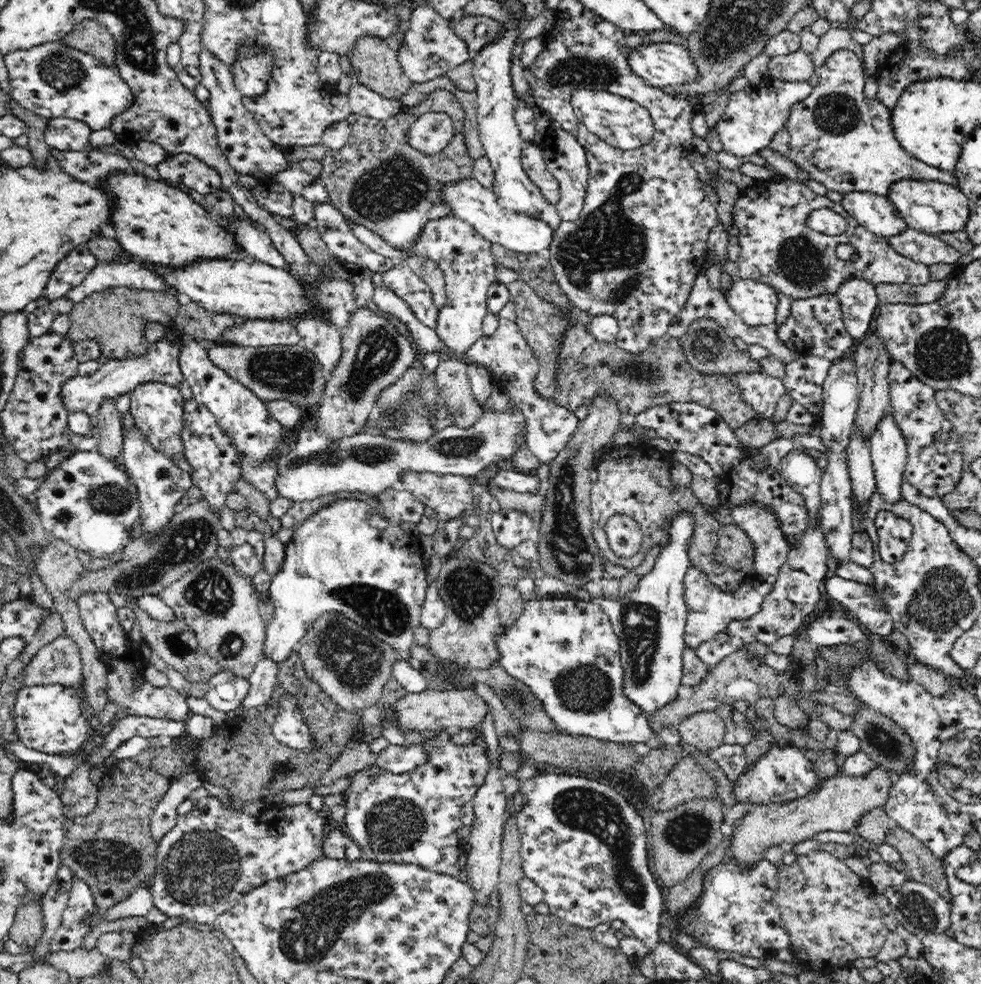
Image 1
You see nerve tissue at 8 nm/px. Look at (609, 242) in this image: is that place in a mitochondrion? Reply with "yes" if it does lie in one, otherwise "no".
yes

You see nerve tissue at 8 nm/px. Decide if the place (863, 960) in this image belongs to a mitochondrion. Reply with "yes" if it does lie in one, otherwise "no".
no

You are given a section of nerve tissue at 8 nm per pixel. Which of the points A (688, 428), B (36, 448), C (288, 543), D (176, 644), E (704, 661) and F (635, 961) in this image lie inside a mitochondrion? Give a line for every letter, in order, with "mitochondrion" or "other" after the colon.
A: other
B: other
C: other
D: mitochondrion
E: other
F: other

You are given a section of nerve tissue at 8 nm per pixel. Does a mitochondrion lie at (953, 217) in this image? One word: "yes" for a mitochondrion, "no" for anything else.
no

